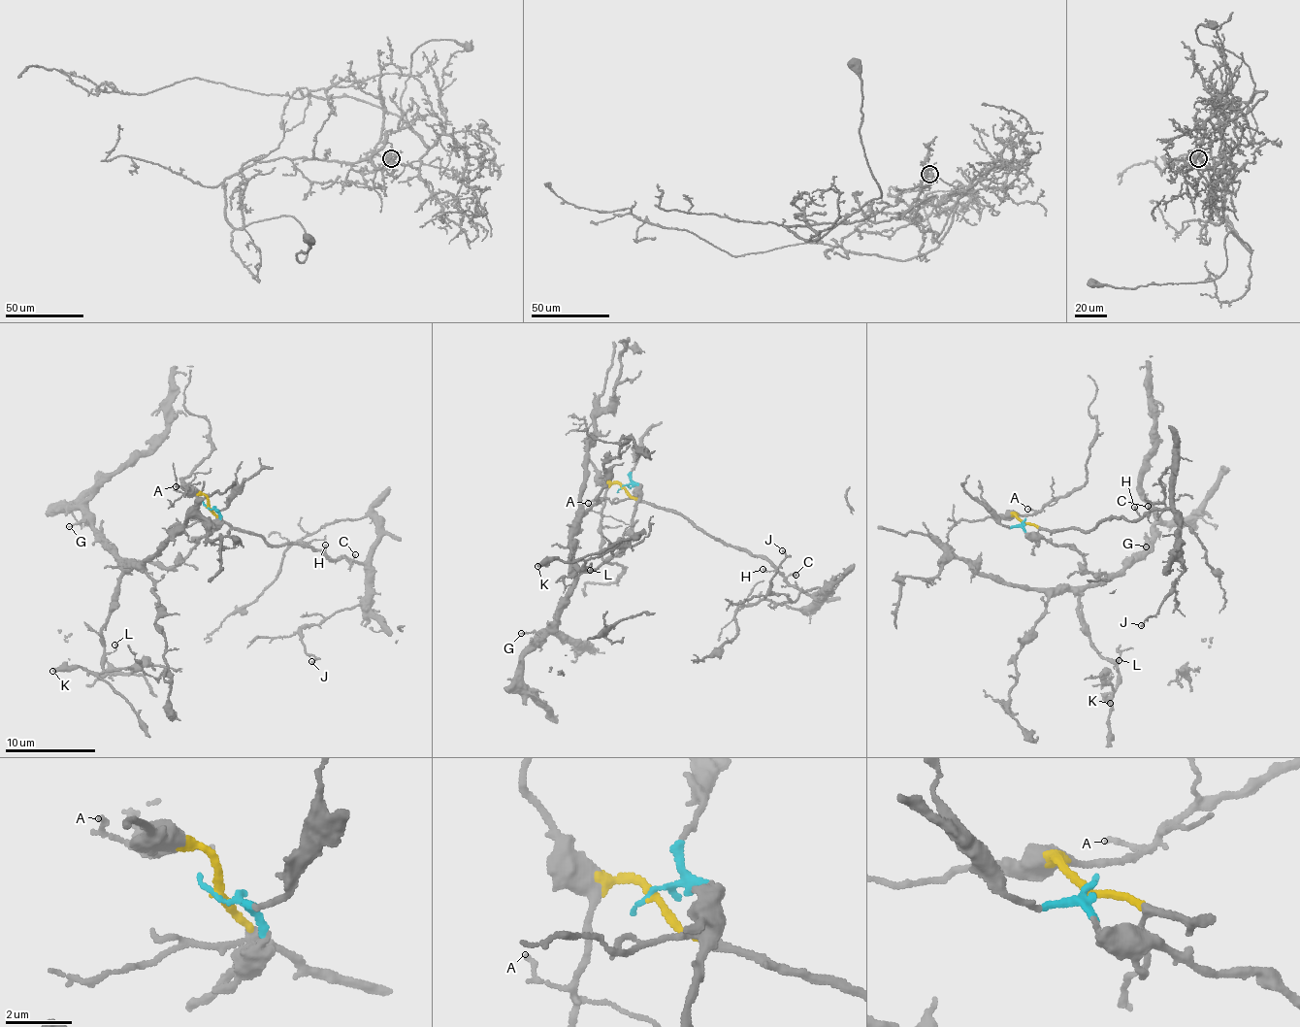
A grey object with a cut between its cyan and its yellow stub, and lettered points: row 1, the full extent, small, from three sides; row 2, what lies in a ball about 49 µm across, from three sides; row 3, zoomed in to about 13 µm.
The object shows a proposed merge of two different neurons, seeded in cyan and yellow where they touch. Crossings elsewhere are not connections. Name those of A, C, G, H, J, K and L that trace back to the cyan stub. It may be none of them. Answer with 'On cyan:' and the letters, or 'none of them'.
On cyan: G, K, L

